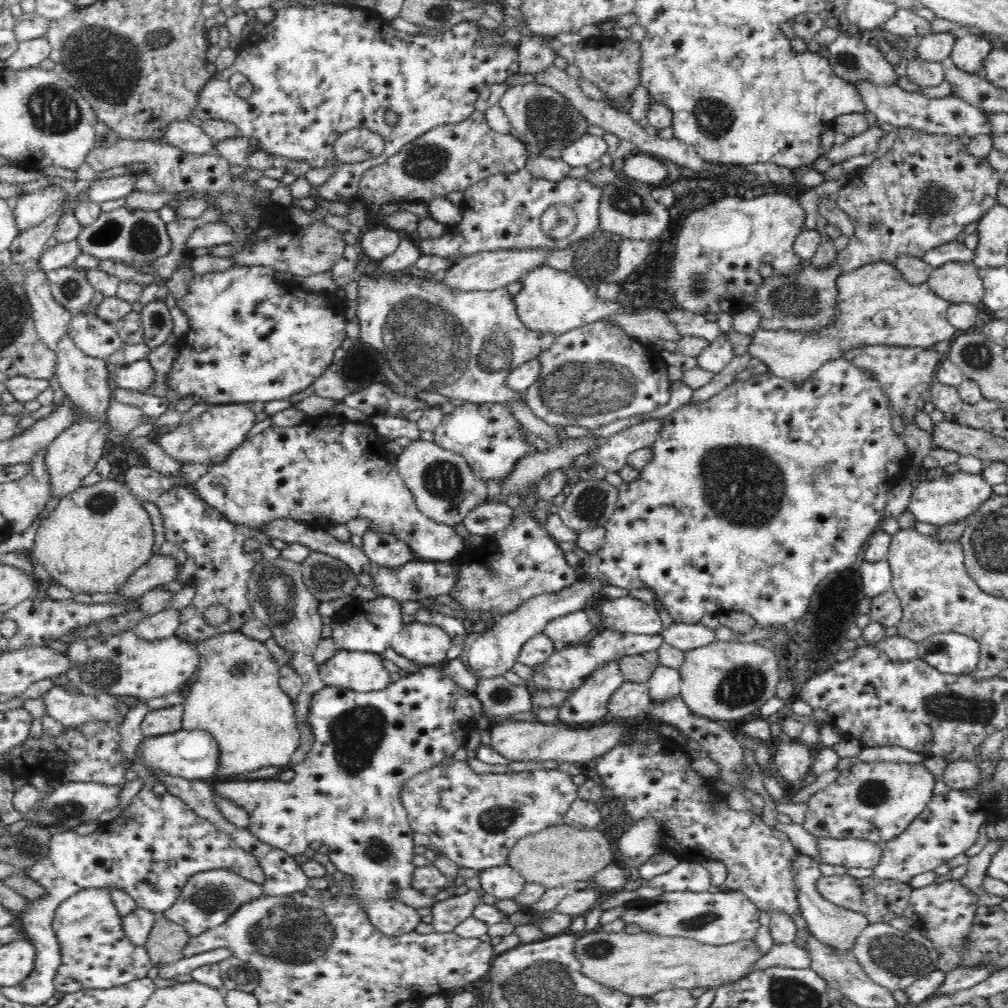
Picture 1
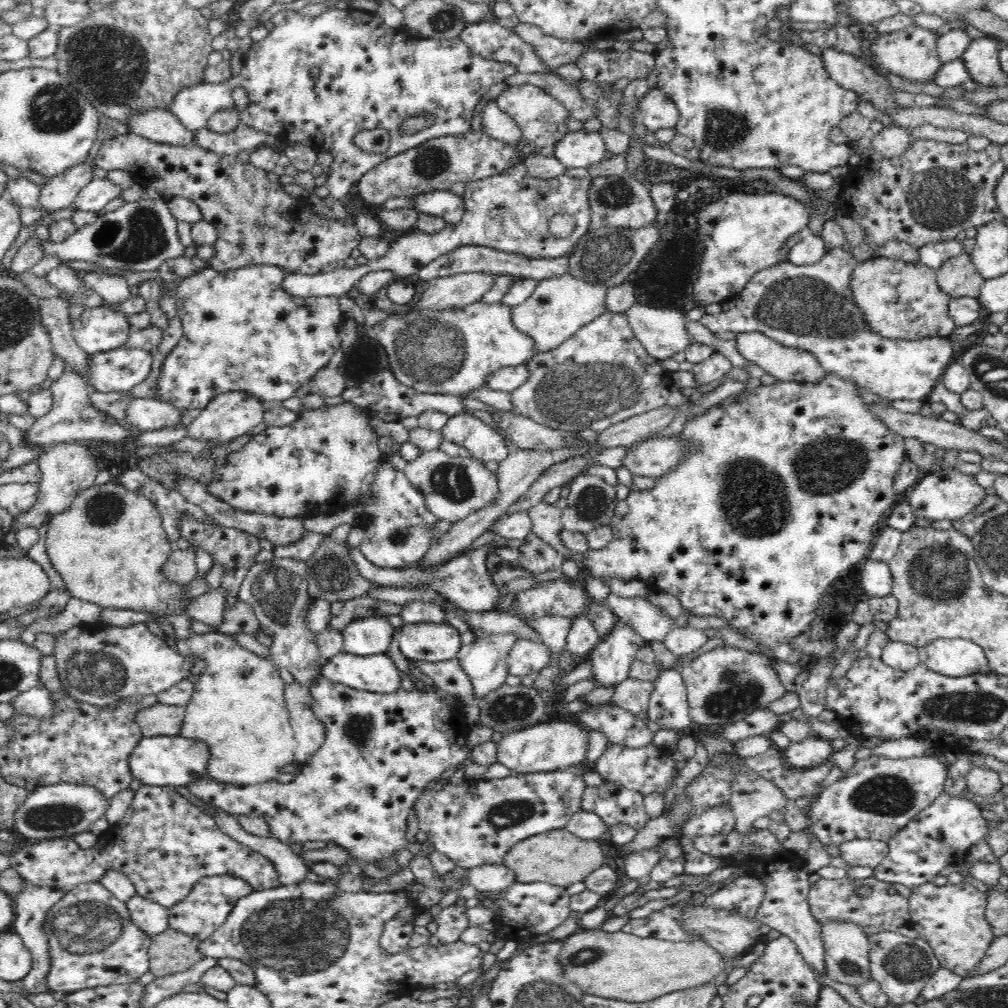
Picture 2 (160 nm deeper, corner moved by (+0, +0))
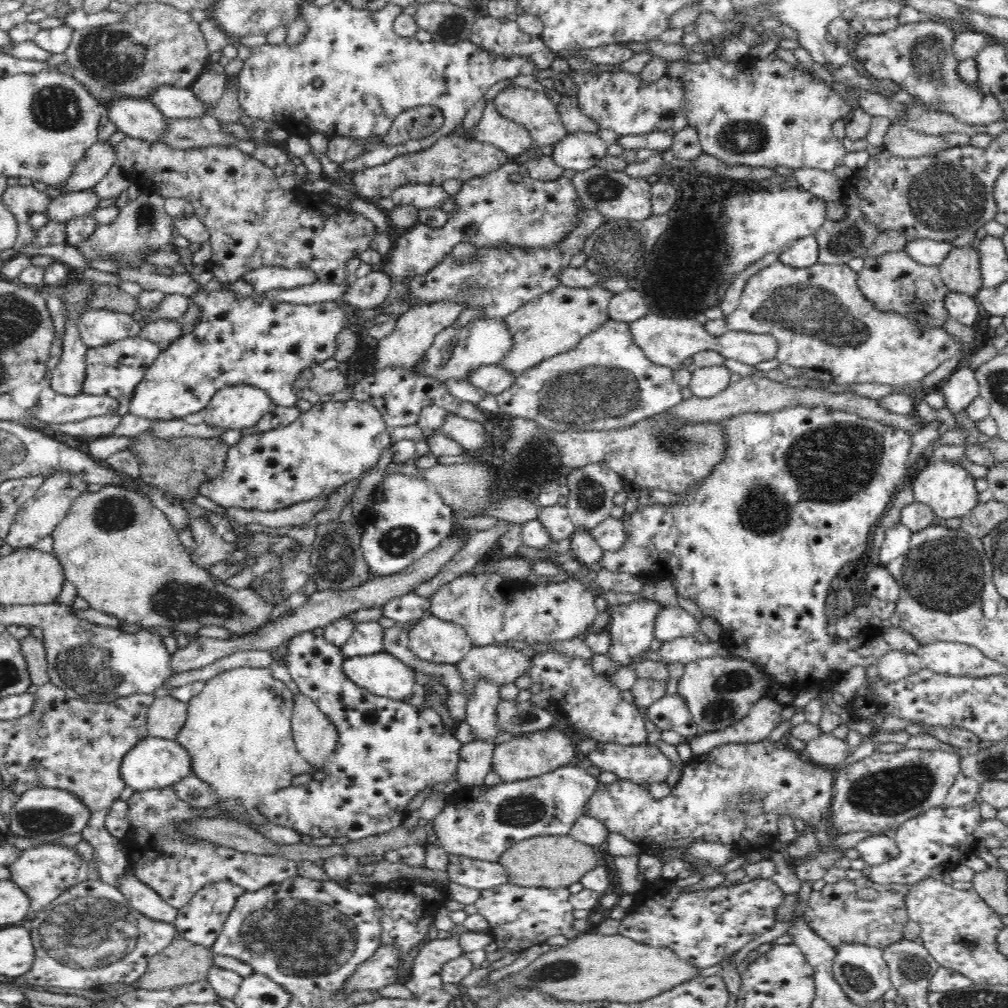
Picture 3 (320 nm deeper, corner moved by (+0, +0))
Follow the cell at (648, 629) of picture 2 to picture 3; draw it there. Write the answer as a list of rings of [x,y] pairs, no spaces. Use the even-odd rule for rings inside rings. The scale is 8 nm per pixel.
[[[664,607],[658,616],[654,637],[666,643],[678,638],[692,638],[700,630],[699,621],[688,610]]]

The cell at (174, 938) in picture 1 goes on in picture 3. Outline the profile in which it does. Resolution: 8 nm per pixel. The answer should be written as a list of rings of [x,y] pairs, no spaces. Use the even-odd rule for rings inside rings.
[[[178,937],[172,941],[159,955],[153,956],[146,972],[134,982],[134,989],[172,990],[195,982],[208,981],[209,970],[215,965],[211,948],[206,948],[192,941]]]

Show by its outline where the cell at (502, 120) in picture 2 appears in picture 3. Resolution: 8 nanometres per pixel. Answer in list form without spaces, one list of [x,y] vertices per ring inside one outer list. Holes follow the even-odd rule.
[[[493,102],[486,105],[480,121],[466,131],[469,131],[469,134],[471,135],[470,140],[480,141],[486,144],[490,143],[493,146],[496,146],[499,150],[502,150],[510,158],[510,160],[514,157],[519,157],[530,148],[535,146],[533,142],[534,139],[530,137],[528,128],[517,124],[504,116],[501,116],[497,112]]]

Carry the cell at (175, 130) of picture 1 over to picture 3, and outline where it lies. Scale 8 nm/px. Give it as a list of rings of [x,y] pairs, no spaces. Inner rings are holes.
[[[117,97],[104,107],[108,119],[128,137],[157,143],[167,128],[167,122],[160,110],[146,100]]]

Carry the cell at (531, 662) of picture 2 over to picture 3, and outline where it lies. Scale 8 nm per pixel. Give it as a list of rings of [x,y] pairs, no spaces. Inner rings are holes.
[[[498,646],[475,647],[468,652],[456,669],[464,679],[462,693],[467,703],[475,696],[477,682],[482,679],[486,683],[494,683],[499,687],[514,683],[514,680],[528,670],[528,662],[532,655],[524,656],[514,648],[500,648]]]

